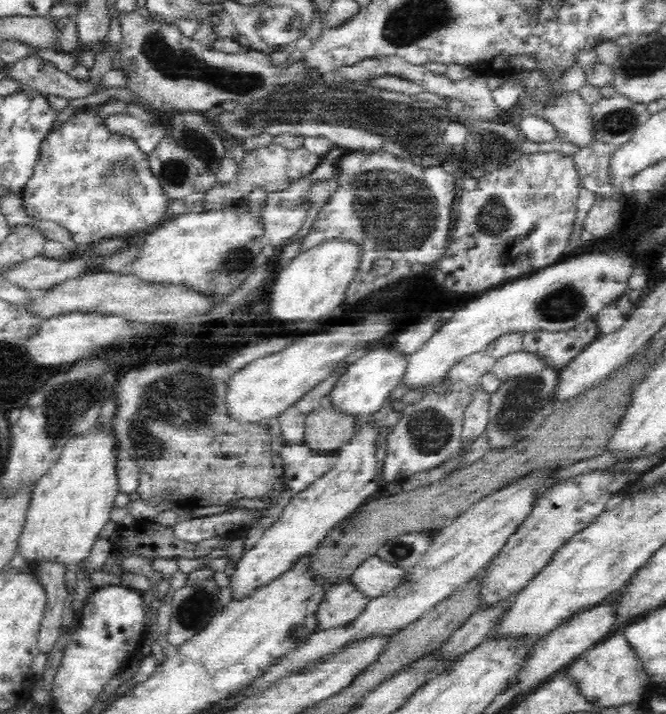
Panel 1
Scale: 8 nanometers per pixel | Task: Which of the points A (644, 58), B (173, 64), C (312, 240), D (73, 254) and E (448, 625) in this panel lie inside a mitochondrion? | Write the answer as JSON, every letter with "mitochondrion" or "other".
{"A":"mitochondrion","B":"mitochondrion","C":"other","D":"other","E":"other"}

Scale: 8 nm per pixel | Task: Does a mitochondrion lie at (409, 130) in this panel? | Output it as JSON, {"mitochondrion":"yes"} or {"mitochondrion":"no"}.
{"mitochondrion":"yes"}

